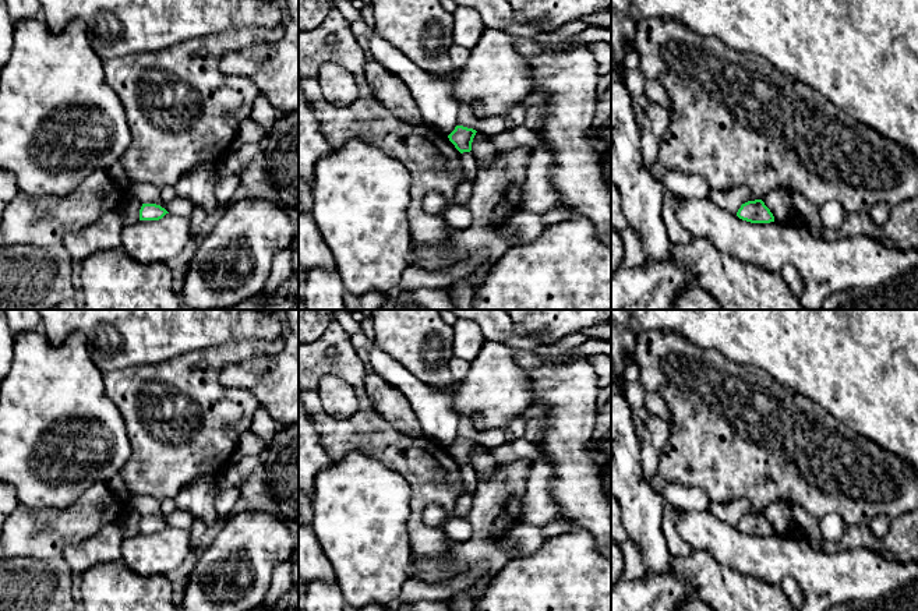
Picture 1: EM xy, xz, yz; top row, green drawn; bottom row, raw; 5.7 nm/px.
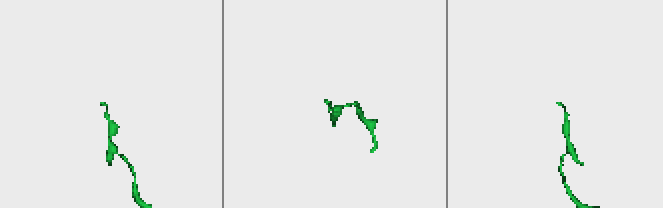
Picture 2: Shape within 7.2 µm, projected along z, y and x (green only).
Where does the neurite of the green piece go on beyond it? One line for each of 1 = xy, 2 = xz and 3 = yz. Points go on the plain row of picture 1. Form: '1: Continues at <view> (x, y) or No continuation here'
1: No continuation here
2: No continuation here
3: No continuation here

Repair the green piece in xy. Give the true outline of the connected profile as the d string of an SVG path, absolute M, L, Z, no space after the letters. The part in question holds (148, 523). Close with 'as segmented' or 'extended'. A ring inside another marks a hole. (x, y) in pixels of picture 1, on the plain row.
M142 516L140 522L140 533L159 533L166 526L169 526L165 520L156 516Z; as segmented

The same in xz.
M456 438L455 442L448 448L448 451L460 466L470 465L476 445L477 444L473 441Z; as segmented

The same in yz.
M762 512L748 513L741 518L737 529L751 536L770 536L774 529Z; as segmented

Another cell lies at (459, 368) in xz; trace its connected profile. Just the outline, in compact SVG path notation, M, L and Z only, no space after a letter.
M455 356L451 361L451 372L455 381L456 382L462 381L467 375L470 367L472 367L470 361L465 361Z

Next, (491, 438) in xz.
M459 416L459 425L458 425L458 437L467 441L473 441L481 446L488 449L494 449L506 442L505 439L505 427L491 428L480 431L477 430L472 420L466 416Z

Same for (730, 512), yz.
M745 498L732 499L724 504L713 502L709 509L710 513L731 526L737 526L741 518L752 511L752 504Z

